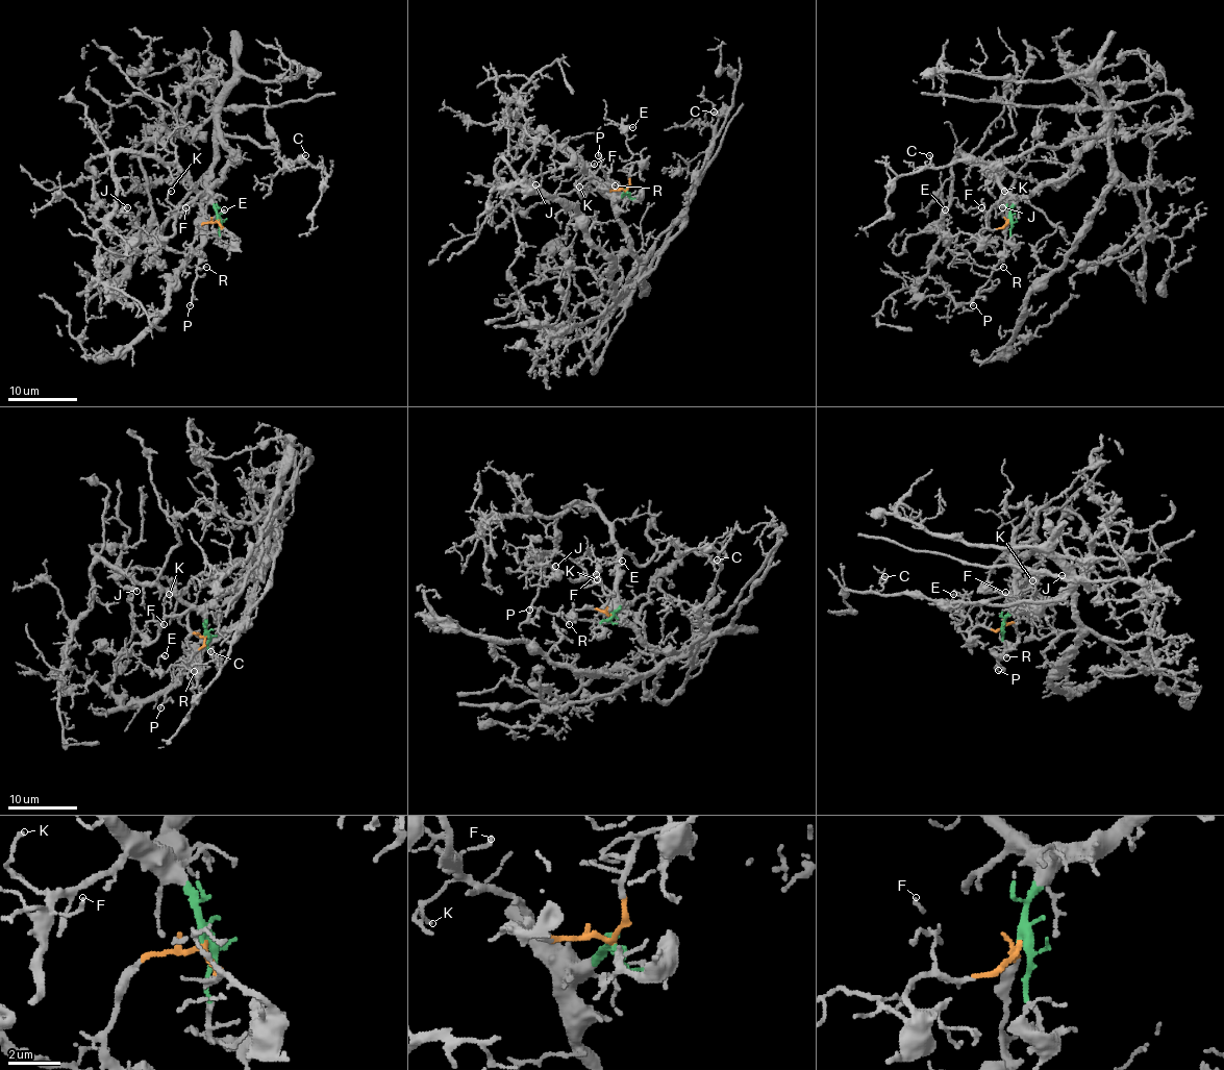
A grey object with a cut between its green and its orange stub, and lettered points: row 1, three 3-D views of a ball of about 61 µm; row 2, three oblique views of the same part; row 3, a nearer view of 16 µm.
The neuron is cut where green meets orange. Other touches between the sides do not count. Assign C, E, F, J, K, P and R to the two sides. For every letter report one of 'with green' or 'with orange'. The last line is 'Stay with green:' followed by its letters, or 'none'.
C: with green
E: with orange
F: with green
J: with green
K: with green
P: with orange
R: with orange
Stay with green: C, F, J, K

